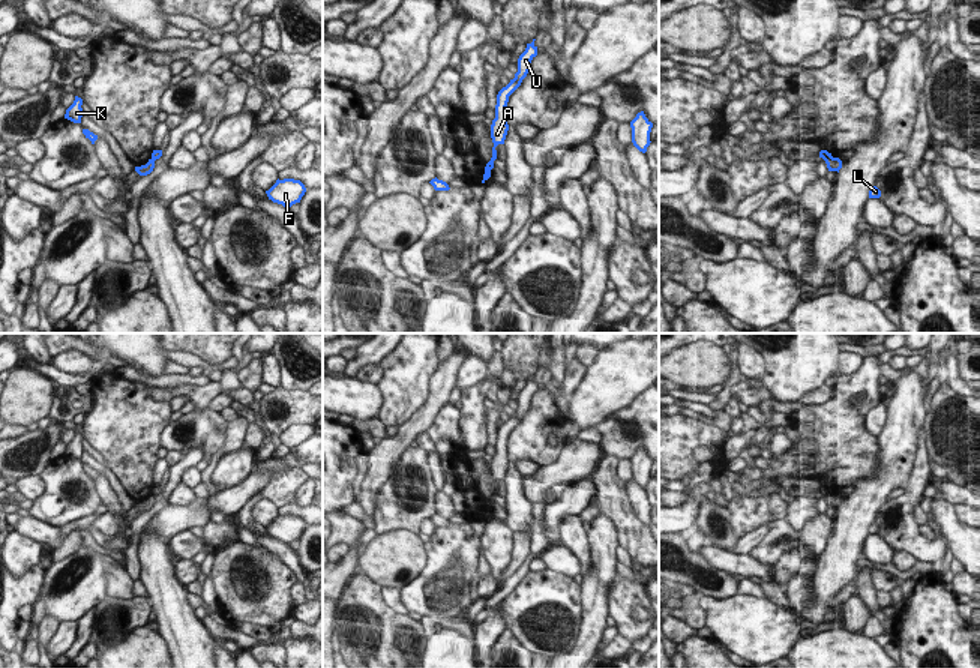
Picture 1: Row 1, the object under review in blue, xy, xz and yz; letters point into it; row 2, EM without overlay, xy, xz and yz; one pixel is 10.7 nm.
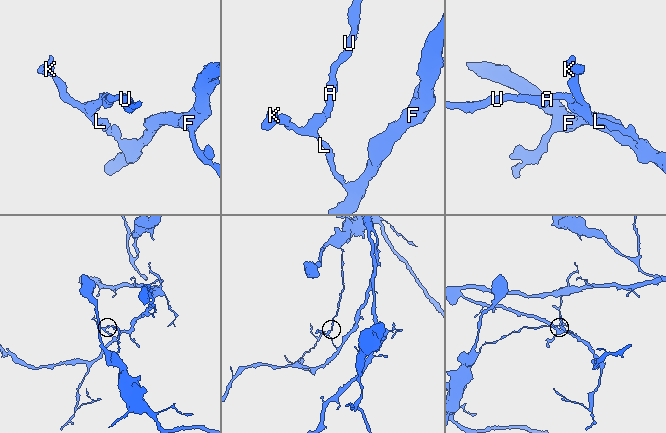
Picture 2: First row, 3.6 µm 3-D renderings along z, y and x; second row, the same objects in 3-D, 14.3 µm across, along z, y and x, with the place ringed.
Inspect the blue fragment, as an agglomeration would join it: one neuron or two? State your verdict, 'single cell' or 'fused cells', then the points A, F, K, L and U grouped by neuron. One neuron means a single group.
fused cells; groups A U / F K L

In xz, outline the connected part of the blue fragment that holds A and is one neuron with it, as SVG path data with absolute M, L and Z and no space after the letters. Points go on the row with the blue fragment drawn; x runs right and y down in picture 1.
M534 41L531 44L527 44L525 51L518 59L518 72L515 74L515 78L510 80L510 83L503 87L497 95L497 105L495 105L495 119L491 125L491 138L494 143L492 147L492 158L488 162L489 168L494 168L494 161L497 159L497 150L495 147L498 144L504 144L509 125L507 125L507 114L506 107L509 102L509 96L521 86L522 80L527 77L530 71L531 60L537 56L537 47L534 45Z

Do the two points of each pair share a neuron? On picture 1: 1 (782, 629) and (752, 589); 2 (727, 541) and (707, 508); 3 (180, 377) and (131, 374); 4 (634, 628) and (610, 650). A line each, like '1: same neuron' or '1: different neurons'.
1: different neurons
2: same neuron
3: same neuron
4: different neurons

